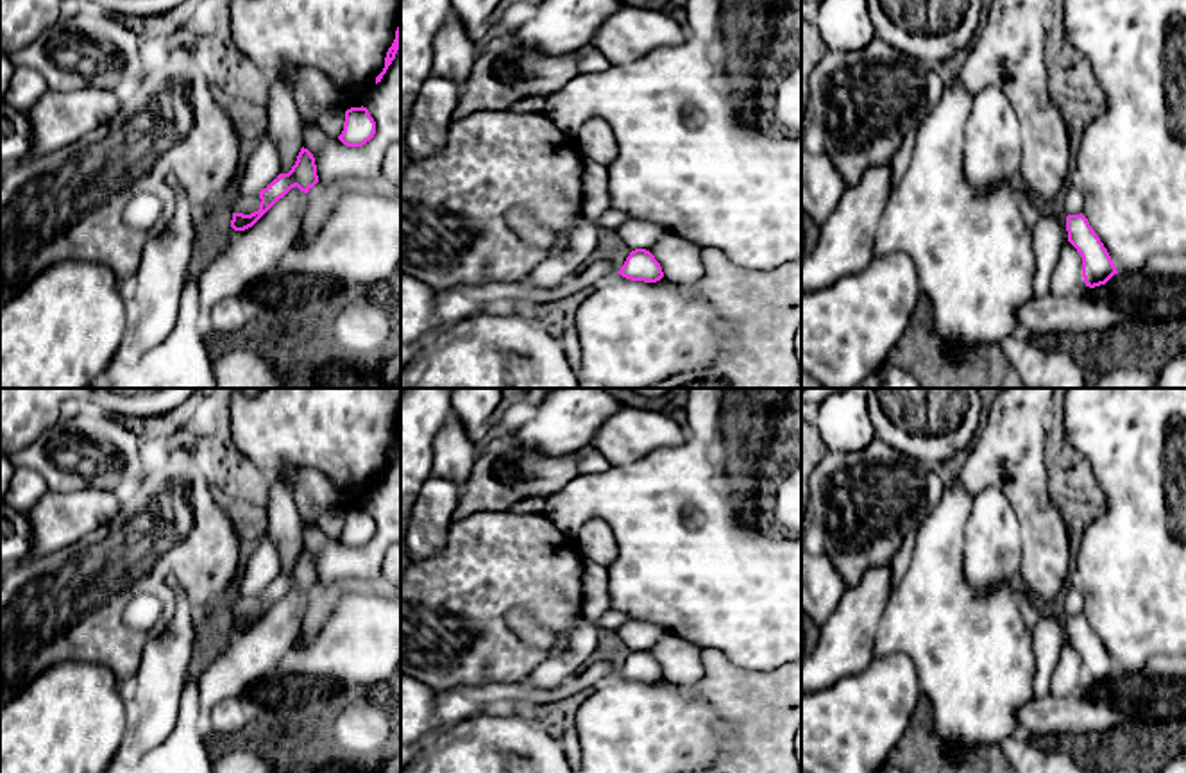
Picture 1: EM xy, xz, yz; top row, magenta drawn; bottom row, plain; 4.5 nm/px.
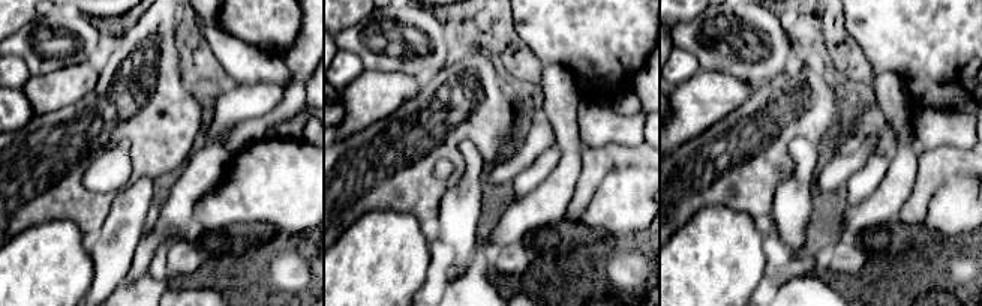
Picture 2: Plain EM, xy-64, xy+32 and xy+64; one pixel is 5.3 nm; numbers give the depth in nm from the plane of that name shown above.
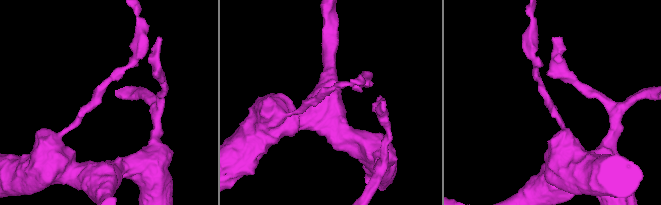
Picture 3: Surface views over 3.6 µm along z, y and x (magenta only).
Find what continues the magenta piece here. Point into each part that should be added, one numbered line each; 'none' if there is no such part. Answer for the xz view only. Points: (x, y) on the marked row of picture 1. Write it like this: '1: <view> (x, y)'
none

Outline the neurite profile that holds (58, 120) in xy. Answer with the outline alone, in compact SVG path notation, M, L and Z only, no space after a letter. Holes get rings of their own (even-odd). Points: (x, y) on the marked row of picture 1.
M88 86L72 91L48 89L27 113L34 145L27 159L68 147L111 120L127 93Z

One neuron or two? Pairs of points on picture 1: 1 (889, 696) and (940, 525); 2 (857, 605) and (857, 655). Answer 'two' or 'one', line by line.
1: two
2: one

